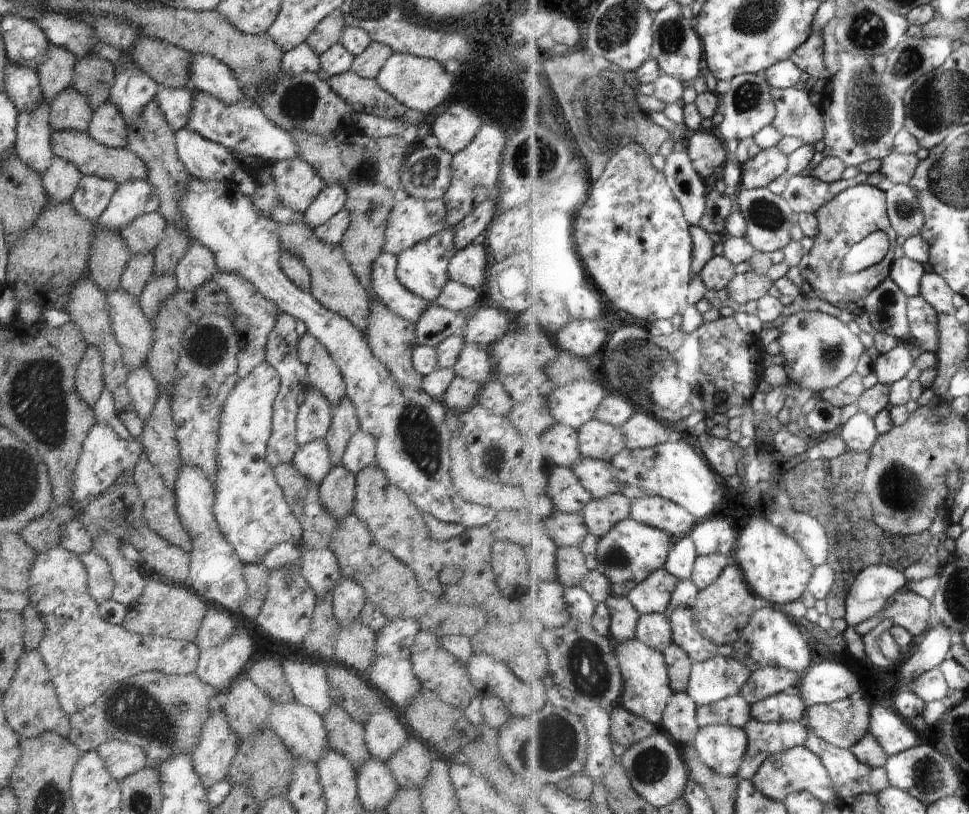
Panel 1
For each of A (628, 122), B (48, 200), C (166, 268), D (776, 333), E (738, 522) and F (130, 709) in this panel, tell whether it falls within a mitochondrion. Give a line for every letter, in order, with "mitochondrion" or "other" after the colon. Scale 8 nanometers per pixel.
A: mitochondrion
B: other
C: other
D: other
E: other
F: mitochondrion

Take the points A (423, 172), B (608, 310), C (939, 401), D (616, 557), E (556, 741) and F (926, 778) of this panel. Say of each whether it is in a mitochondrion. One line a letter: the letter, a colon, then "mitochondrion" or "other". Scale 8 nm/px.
A: mitochondrion
B: other
C: other
D: mitochondrion
E: mitochondrion
F: mitochondrion

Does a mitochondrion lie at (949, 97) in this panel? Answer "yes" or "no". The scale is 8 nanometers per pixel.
yes

